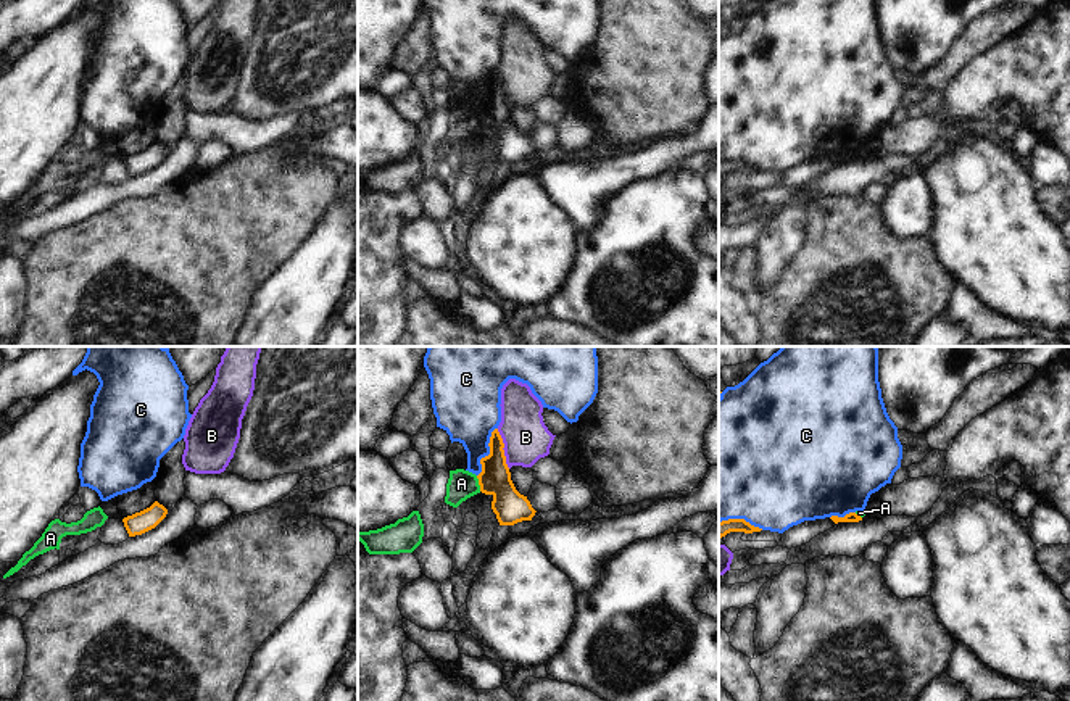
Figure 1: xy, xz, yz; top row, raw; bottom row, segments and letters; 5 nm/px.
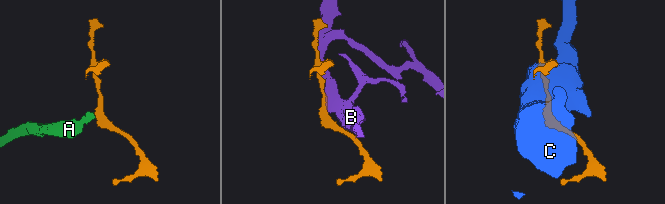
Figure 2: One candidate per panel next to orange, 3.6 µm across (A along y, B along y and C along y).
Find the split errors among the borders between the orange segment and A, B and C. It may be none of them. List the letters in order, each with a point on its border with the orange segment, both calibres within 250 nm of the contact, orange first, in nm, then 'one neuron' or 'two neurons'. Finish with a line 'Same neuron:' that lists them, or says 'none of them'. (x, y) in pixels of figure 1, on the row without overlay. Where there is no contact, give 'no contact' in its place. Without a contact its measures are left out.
A: contact xz (479, 123); calibres 160 and 140 nm; two neurons
B: contact xz (503, 86); calibres 160 and 240 nm; two neurons
C: contact xz (490, 92); calibres 160 and 300 nm; two neurons
Same neuron: none of them

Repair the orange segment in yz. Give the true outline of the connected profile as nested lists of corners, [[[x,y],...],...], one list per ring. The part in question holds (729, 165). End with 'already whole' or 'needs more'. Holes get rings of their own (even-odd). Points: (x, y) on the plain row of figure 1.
[[[728,158],[728,160],[719,161],[719,179],[730,171],[753,172],[753,171],[761,171],[761,169],[762,168],[751,164],[744,158]]]; already whole

